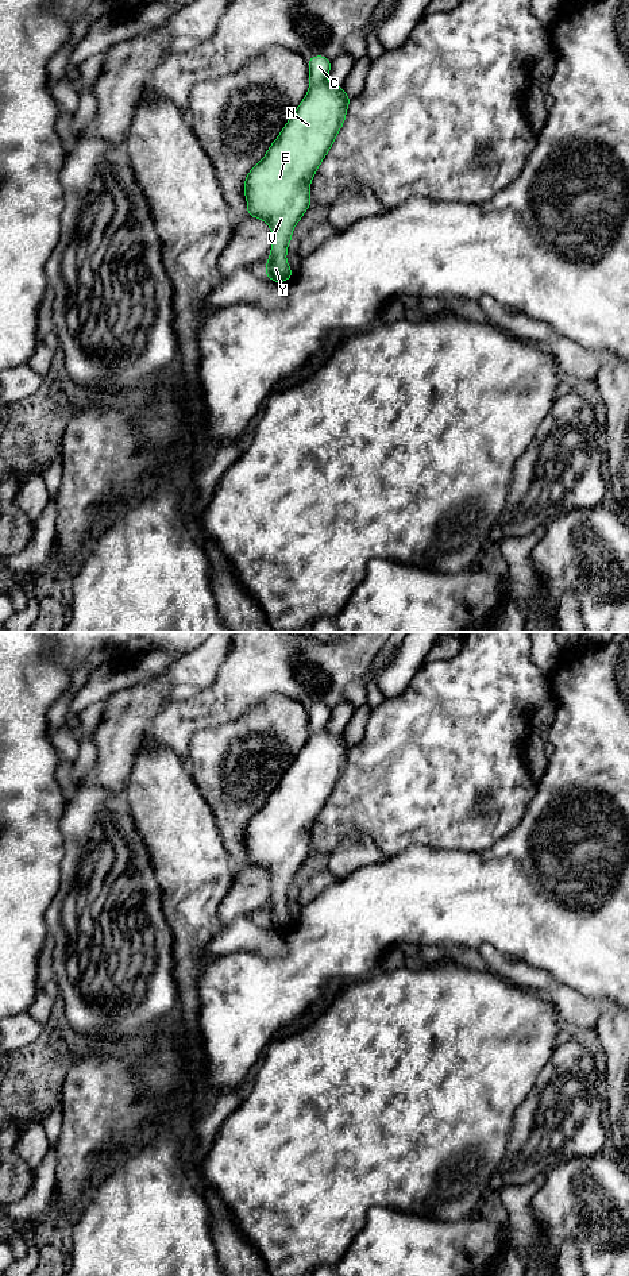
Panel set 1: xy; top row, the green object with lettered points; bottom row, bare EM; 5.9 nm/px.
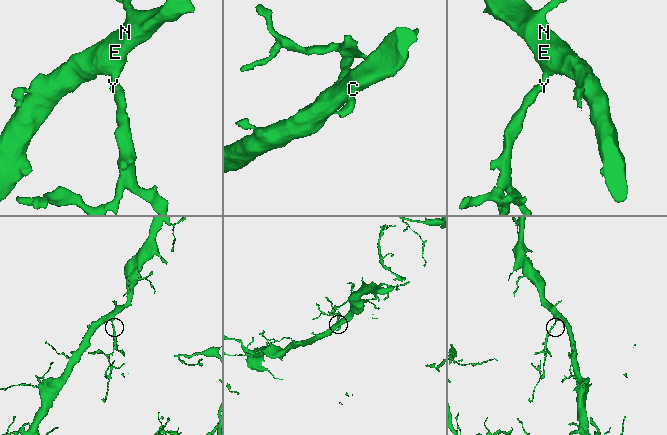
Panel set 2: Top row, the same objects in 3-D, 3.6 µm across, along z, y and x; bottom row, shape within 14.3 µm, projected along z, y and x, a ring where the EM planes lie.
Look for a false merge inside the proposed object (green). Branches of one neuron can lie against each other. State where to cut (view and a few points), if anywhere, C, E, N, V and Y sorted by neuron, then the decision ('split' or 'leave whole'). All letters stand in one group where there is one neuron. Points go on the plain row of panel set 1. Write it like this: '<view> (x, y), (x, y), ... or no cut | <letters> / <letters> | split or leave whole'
no cut | C E N V Y | leave whole

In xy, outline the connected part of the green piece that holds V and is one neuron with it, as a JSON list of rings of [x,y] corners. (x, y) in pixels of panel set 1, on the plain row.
[[[324,703],[308,708],[309,737],[270,793],[263,807],[258,810],[244,828],[244,844],[248,864],[263,868],[271,878],[271,898],[265,921],[274,930],[283,930],[293,925],[286,909],[288,894],[296,872],[312,853],[310,830],[319,814],[333,794],[336,783],[347,764],[350,747],[343,735],[333,735],[327,725],[331,721],[331,709]]]

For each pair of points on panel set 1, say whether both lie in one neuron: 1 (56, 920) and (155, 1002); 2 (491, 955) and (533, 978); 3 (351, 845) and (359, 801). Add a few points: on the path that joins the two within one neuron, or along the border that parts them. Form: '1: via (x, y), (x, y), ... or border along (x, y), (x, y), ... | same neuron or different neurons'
1: via (64, 952), (101, 987), (123, 987) | same neuron
2: via (502, 966), (523, 975) | same neuron
3: border along (381, 848), (366, 832), (352, 831), (331, 852) | different neurons

